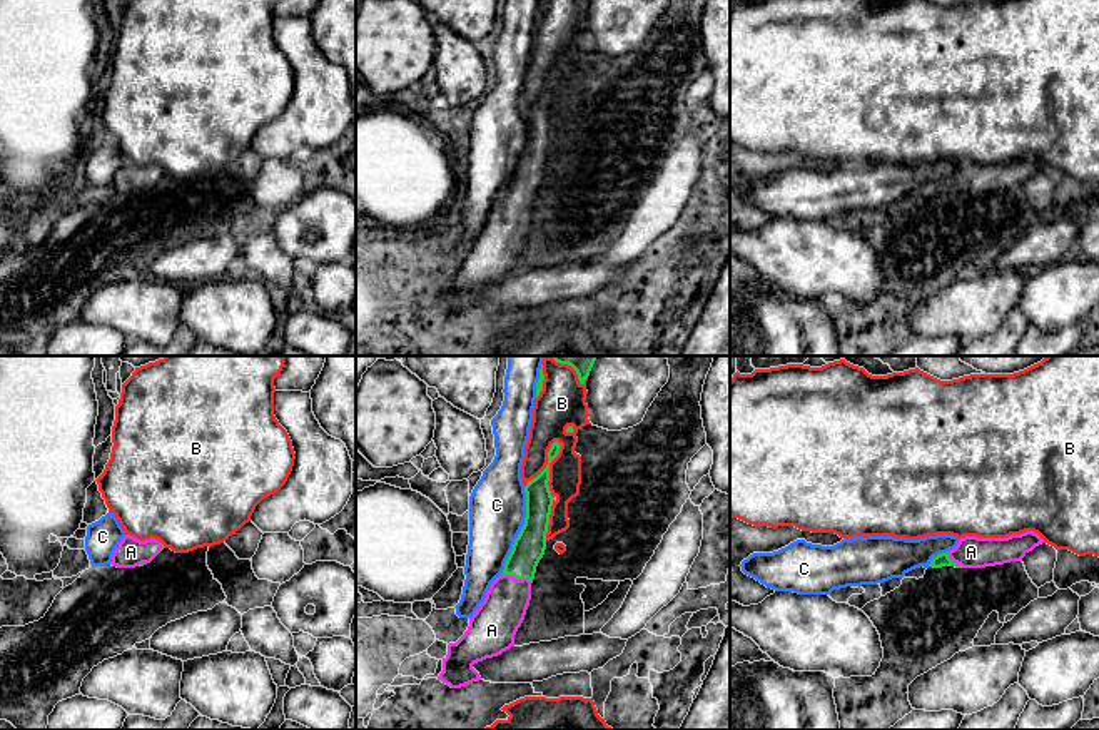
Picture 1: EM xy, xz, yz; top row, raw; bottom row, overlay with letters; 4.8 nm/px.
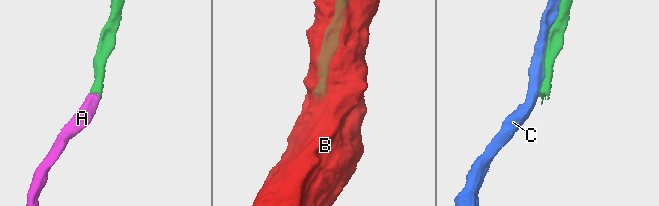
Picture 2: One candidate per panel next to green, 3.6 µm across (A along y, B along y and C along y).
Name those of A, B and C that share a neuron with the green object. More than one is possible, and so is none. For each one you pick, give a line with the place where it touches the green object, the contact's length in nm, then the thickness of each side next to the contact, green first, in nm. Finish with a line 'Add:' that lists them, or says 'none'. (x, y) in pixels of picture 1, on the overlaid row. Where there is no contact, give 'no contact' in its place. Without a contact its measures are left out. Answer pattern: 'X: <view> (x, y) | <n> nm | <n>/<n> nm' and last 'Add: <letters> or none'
A: xz (516, 578) | 160 nm | 150/220 nm
Add: A

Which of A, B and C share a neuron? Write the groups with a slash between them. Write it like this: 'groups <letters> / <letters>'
groups A / B / C

